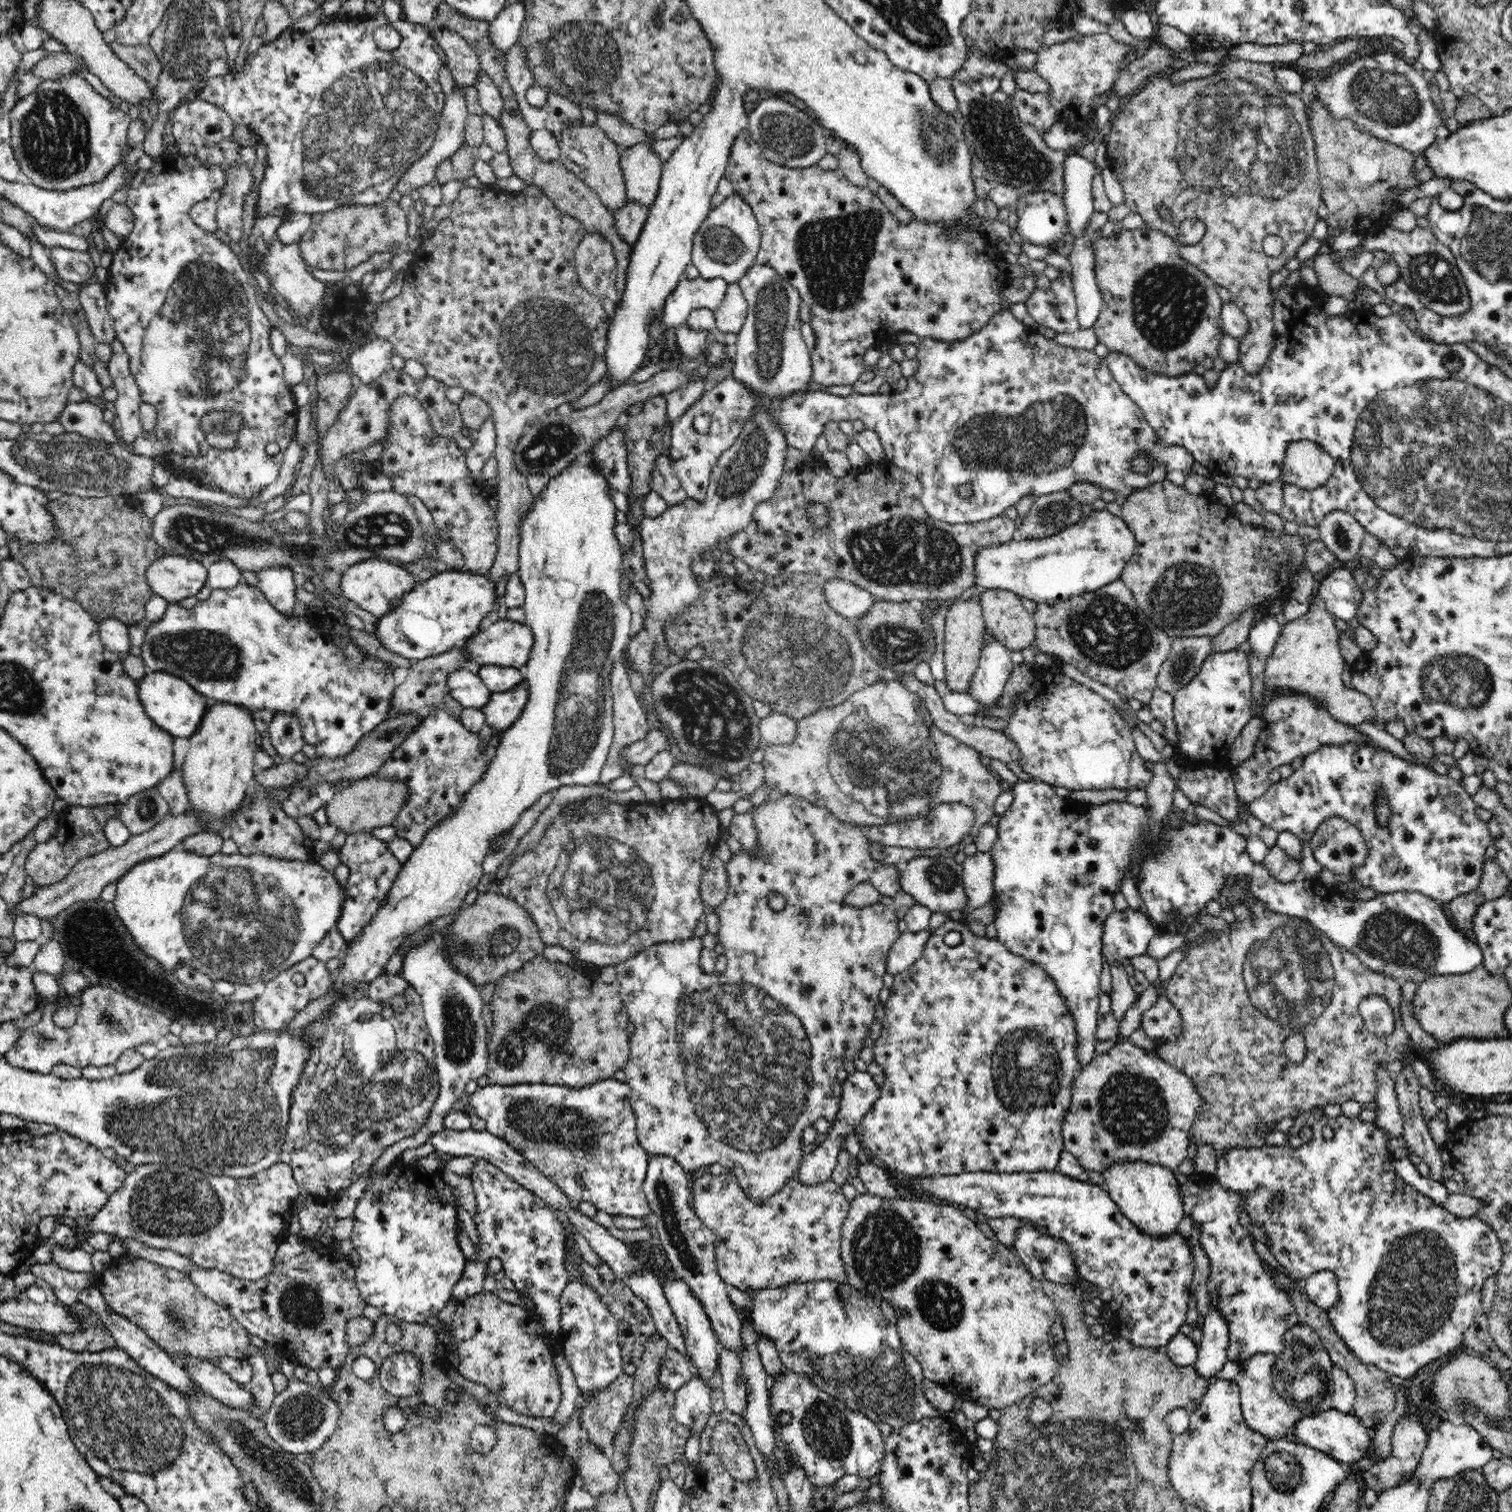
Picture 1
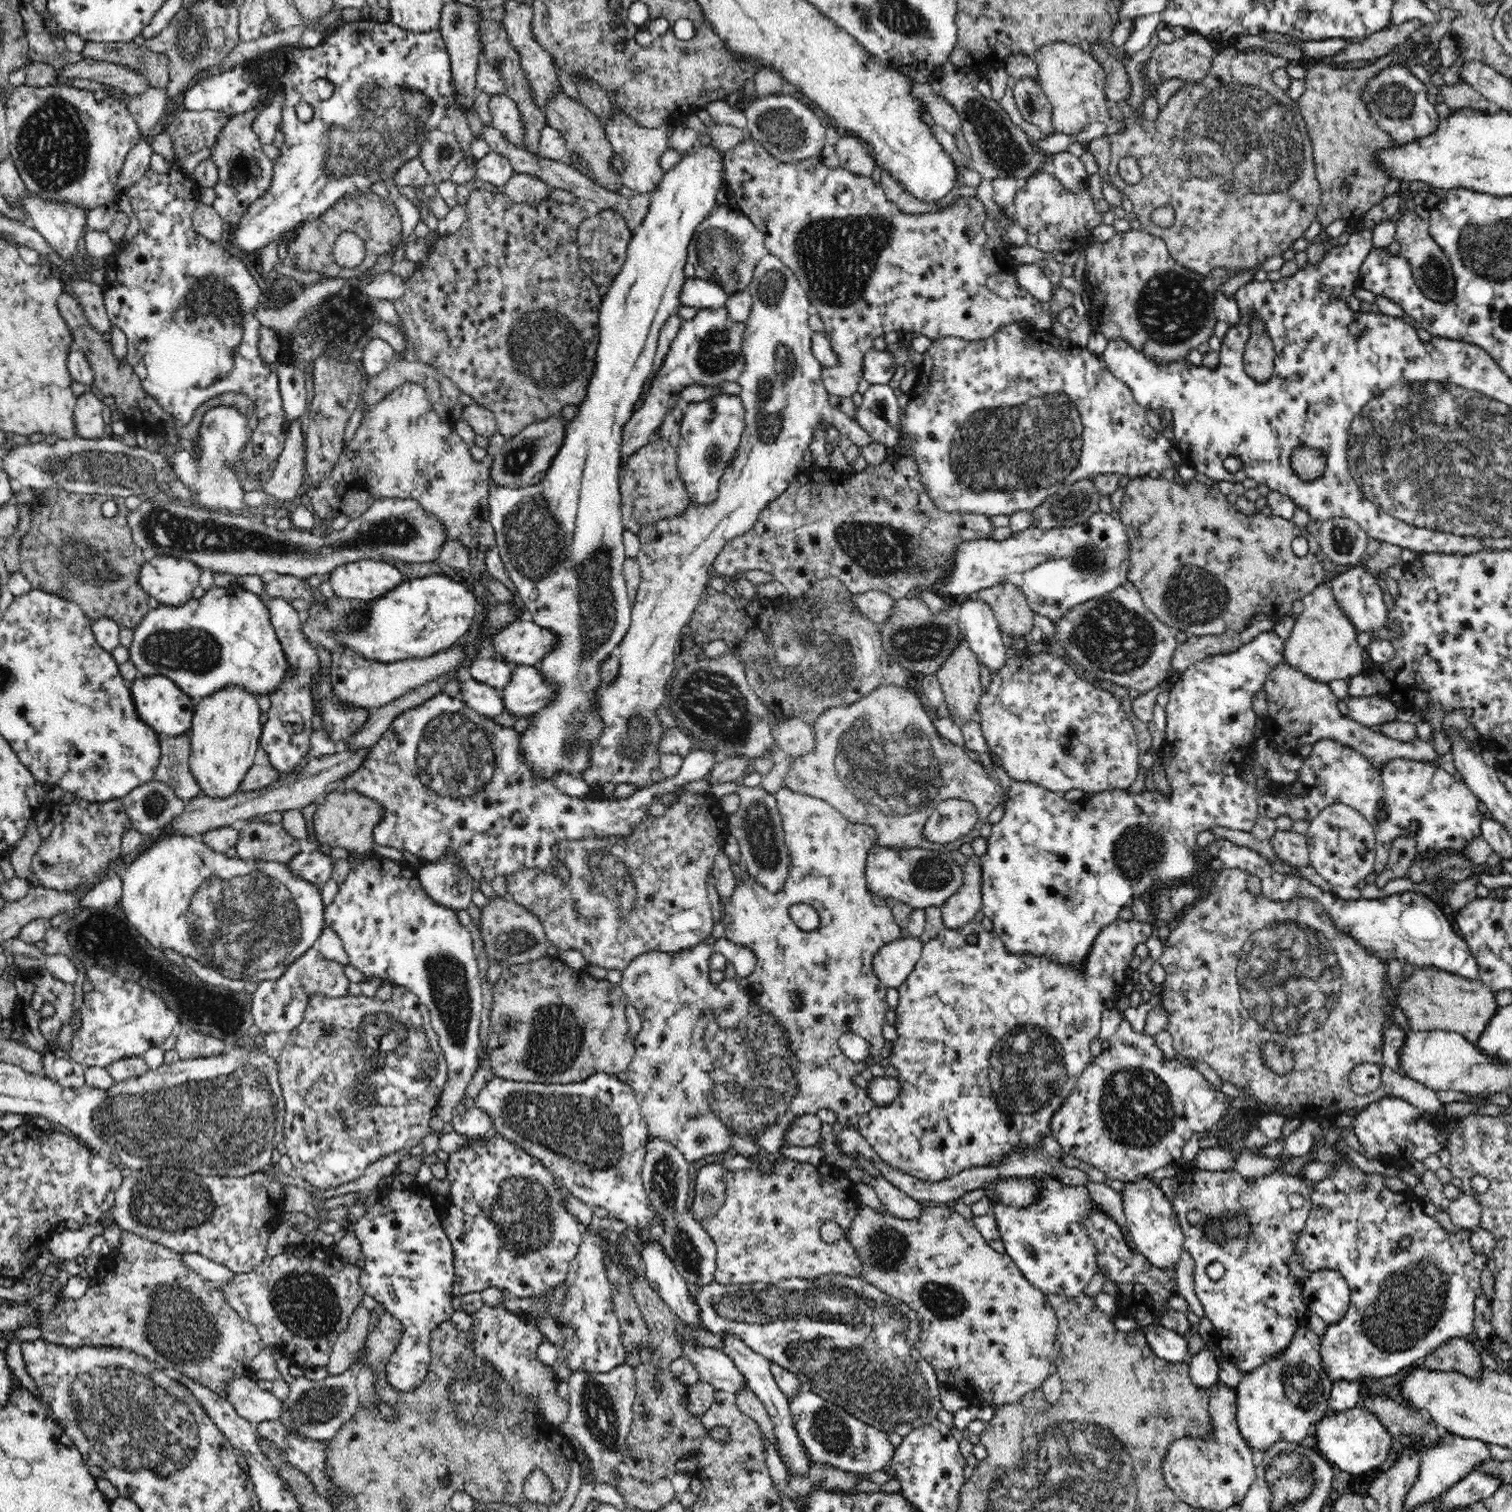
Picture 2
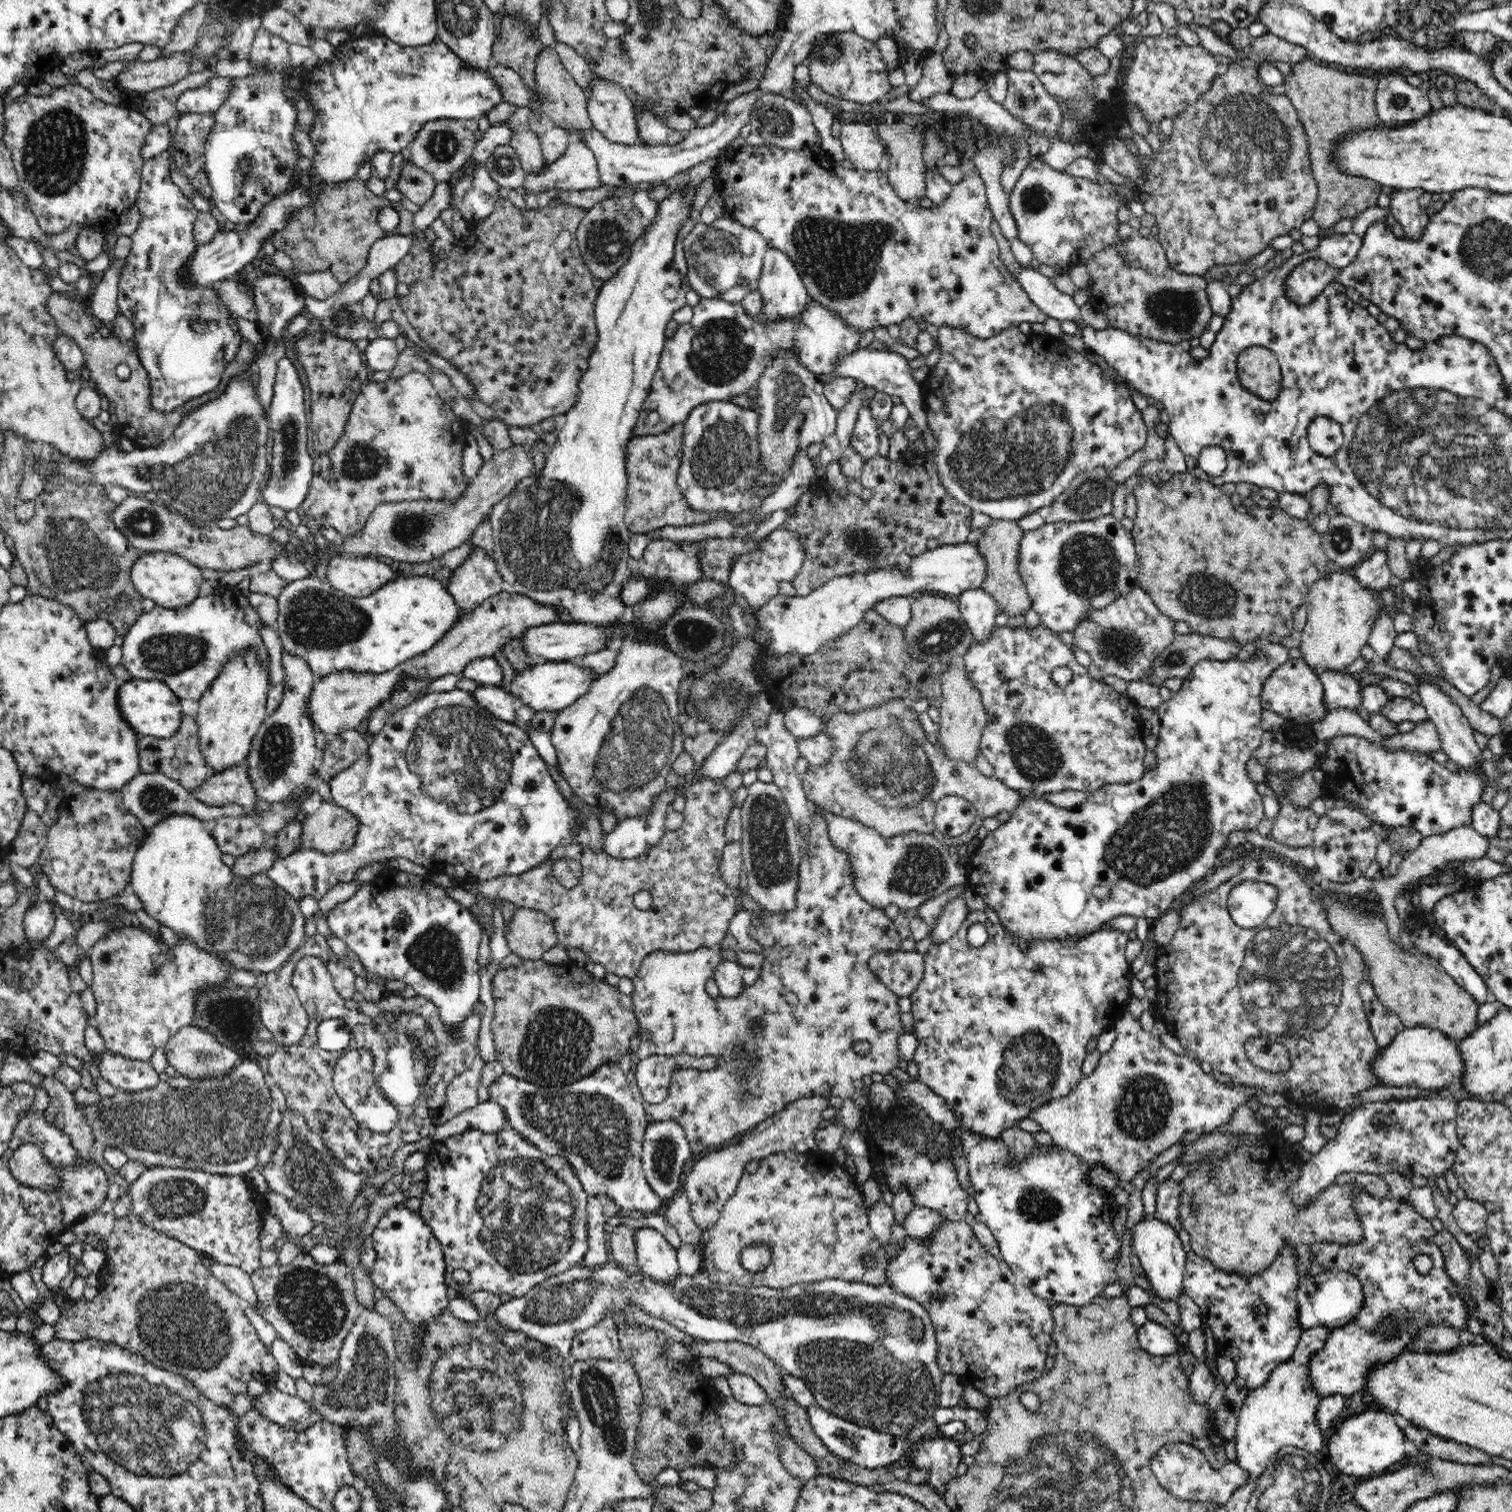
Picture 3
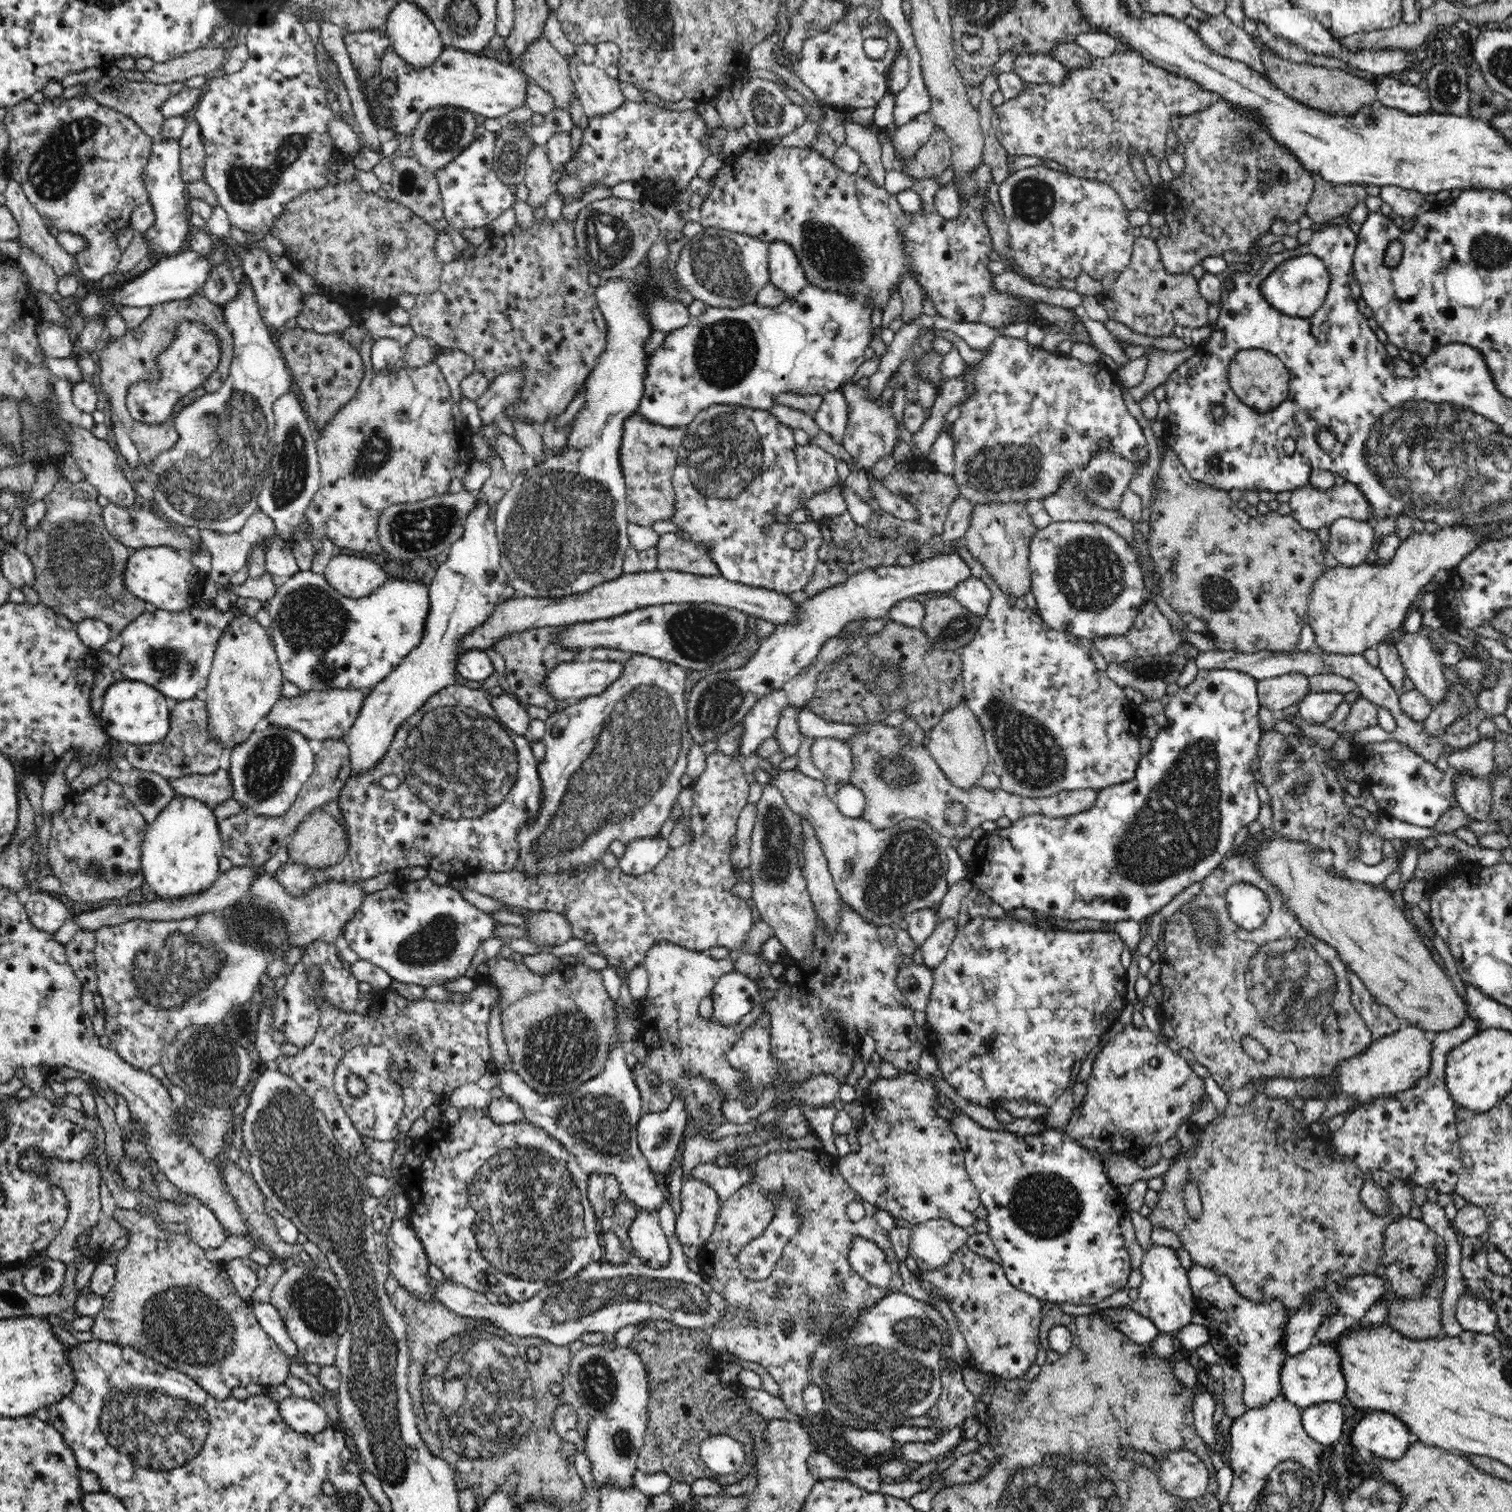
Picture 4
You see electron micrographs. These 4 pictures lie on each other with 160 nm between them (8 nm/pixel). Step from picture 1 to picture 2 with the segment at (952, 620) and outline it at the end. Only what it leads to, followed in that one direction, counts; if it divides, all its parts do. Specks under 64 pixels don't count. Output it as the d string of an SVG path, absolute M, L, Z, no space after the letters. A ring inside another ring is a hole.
M964 635L936 673L951 719L960 727L968 720L976 719L975 713L983 693L980 667L979 660Z

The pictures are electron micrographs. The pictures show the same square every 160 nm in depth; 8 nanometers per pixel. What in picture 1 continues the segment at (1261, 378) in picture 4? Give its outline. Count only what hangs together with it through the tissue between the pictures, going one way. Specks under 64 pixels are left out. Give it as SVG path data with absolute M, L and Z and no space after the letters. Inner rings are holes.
M1225 60L1222 64L1215 66L1214 74L1208 78L1194 80L1186 84L1186 92L1184 92L1184 84L1176 84L1170 86L1168 80L1164 78L1152 78L1146 88L1142 92L1136 92L1132 98L1123 101L1120 115L1114 122L1109 125L1107 131L1109 135L1107 148L1108 168L1118 178L1124 197L1126 197L1126 206L1131 212L1138 212L1144 220L1145 226L1152 229L1160 230L1166 233L1170 238L1176 241L1178 238L1178 228L1184 220L1188 218L1196 218L1200 222L1204 222L1206 230L1202 239L1194 245L1179 244L1179 253L1184 260L1190 261L1190 264L1205 272L1214 282L1228 289L1231 294L1232 304L1240 308L1244 315L1248 318L1248 332L1239 340L1239 362L1248 373L1260 372L1268 362L1269 354L1273 349L1275 342L1275 326L1274 320L1274 304L1276 304L1276 295L1274 295L1272 287L1270 287L1269 278L1273 272L1278 272L1284 267L1285 262L1294 257L1298 248L1304 244L1310 237L1316 222L1318 222L1317 210L1320 206L1321 185L1319 184L1319 175L1317 172L1317 158L1315 155L1315 142L1309 123L1307 114L1305 113L1305 104L1301 100L1299 94L1285 92L1277 79L1275 78L1276 65L1272 63L1254 63L1244 60ZM1156 208L1170 208L1172 210L1172 222L1164 222L1158 218ZM1268 234L1280 236L1283 241L1283 250L1278 257L1269 257L1262 251L1262 241Z

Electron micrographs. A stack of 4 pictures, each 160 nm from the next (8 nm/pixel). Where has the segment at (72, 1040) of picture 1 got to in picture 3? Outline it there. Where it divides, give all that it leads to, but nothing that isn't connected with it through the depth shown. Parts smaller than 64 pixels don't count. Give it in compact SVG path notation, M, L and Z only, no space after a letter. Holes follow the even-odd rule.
M123 927L102 937L90 948L88 954L93 966L93 981L90 988L98 1002L98 1012L88 1022L102 1034L106 1050L129 1060L150 1061L156 1050L165 1049L170 1038L175 1036L180 1028L192 1025L198 996L210 986L220 987L222 982L227 982L229 971L234 970L227 966L226 962L198 950L198 947L182 938L178 938L178 943L172 946L170 952L164 948L166 956L170 954L170 960L166 960L166 956L162 956L162 952L154 948L154 944L158 944L160 940L162 940L160 937L152 938L150 932L144 928Z

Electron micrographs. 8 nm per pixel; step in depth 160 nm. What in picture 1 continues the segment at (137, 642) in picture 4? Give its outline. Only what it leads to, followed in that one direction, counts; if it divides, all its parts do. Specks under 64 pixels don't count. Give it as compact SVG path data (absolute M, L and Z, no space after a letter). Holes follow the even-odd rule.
M239 584L230 589L214 589L212 594L206 600L199 600L193 608L184 608L179 604L169 603L165 615L159 621L151 622L147 627L144 640L140 650L140 658L144 662L147 670L168 672L174 676L182 677L182 680L188 681L198 692L208 698L214 698L222 703L232 703L240 707L246 707L248 710L270 710L273 714L282 712L283 714L294 715L302 725L302 734L304 742L315 746L316 756L326 759L338 759L341 756L348 755L350 751L360 742L361 738L372 732L382 721L389 718L393 710L392 700L396 684L392 676L392 668L380 660L366 658L346 636L344 642L336 642L334 638L324 640L324 636L304 618L286 618L288 614L282 614L281 611L274 608L269 600L263 595L257 587Z

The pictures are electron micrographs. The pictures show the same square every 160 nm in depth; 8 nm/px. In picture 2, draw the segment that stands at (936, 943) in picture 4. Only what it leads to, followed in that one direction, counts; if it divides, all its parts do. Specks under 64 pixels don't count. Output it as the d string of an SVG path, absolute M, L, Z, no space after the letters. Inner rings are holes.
M973 854L962 866L962 870L962 886L941 907L945 928L962 928L976 916L978 910L981 910L980 857Z

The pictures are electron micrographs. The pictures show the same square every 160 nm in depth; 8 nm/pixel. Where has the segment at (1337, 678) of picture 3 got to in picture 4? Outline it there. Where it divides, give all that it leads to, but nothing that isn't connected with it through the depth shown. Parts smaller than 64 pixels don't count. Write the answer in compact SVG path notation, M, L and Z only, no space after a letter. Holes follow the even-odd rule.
M1312 692L1299 704L1300 717L1310 724L1326 722L1344 701L1343 696L1341 692Z

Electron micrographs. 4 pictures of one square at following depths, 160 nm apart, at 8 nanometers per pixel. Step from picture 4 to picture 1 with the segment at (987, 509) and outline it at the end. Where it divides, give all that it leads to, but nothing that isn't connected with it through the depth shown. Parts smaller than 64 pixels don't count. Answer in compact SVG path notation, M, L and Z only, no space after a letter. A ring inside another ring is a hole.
M991 589L979 600L987 631L995 642L1000 642L1010 652L1022 652L1035 645L1035 620L1024 608L1020 596Z

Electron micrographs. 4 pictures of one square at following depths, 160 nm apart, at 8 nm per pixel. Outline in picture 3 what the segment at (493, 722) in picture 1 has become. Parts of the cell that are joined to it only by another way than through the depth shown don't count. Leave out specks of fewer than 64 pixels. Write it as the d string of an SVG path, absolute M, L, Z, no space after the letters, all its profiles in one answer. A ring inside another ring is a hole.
M569 661L546 662L546 664L528 667L515 672L512 682L506 688L516 699L518 704L527 704L535 711L551 710L559 711L574 704L578 697L586 693L593 680L598 676L590 669L582 666L574 666Z

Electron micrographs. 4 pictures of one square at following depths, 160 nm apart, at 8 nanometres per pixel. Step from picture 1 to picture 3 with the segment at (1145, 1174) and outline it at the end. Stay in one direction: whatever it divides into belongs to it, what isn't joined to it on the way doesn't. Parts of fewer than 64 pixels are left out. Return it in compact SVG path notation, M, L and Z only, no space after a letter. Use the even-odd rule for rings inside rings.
M1142 1220L1140 1224L1134 1226L1133 1250L1138 1256L1146 1280L1152 1286L1154 1294L1160 1300L1173 1300L1180 1296L1182 1292L1182 1282L1184 1280L1185 1265L1187 1259L1187 1244L1184 1236L1174 1231L1168 1223L1161 1220Z

